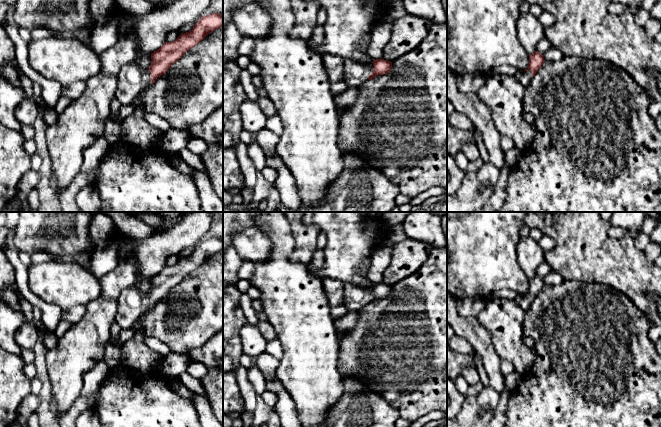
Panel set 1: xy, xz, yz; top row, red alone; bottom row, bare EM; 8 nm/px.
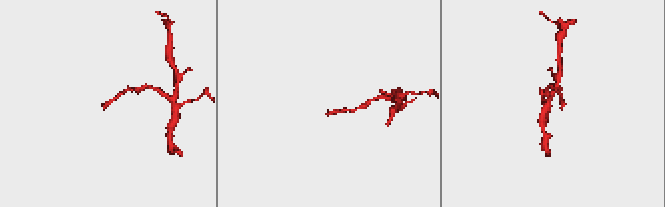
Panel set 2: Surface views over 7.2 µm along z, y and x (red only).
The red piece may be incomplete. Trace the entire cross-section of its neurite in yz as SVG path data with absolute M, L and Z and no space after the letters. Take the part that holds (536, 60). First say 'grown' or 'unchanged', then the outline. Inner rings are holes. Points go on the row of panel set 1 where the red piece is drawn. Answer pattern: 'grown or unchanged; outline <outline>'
grown; outline M535 51L533 54L529 55L528 68L522 72L518 71L515 77L526 88L544 62L545 60L543 55L538 51Z

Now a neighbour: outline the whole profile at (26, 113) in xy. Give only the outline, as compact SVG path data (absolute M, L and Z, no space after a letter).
M25 97L15 109L15 117L22 125L33 126L39 115L39 108L36 103Z

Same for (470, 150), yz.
M464 143L461 151L469 161L480 159L480 151L476 143Z

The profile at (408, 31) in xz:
M409 14L389 20L392 23L391 37L383 48L382 59L391 62L416 49L432 26L429 19Z

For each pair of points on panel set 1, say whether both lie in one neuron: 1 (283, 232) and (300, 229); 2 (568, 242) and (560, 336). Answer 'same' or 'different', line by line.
1: different
2: different

